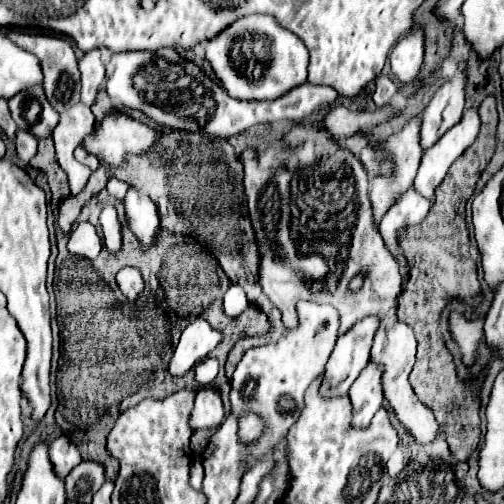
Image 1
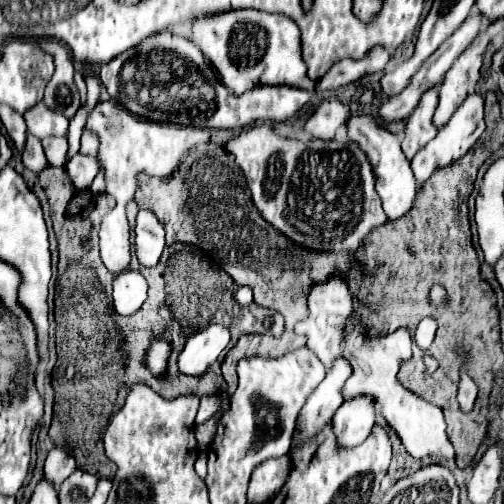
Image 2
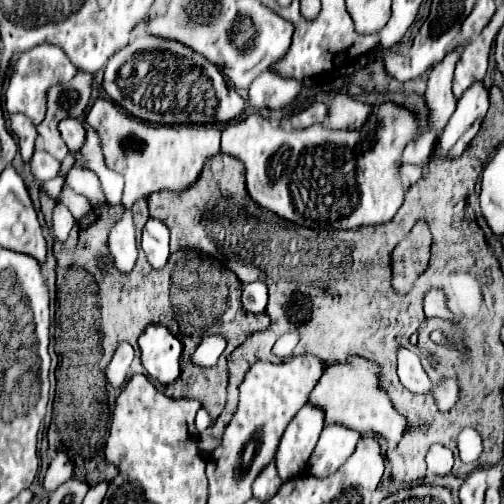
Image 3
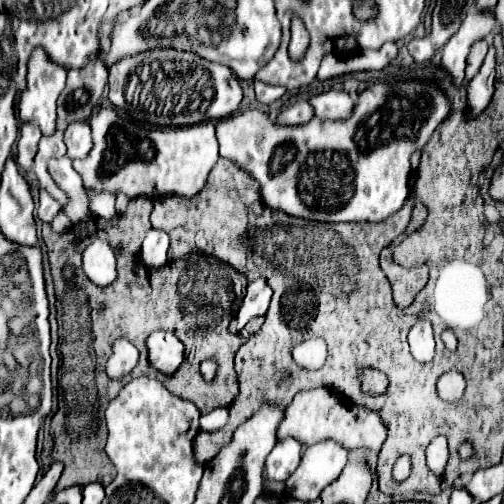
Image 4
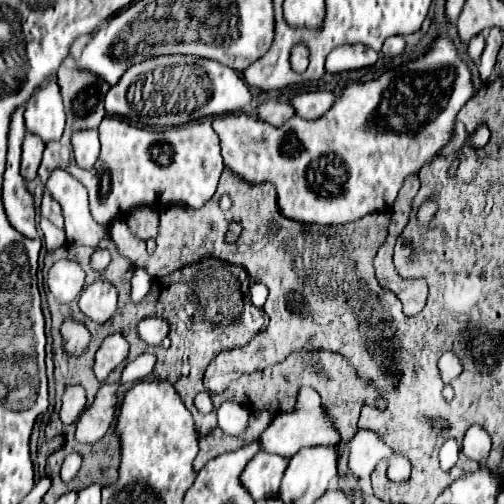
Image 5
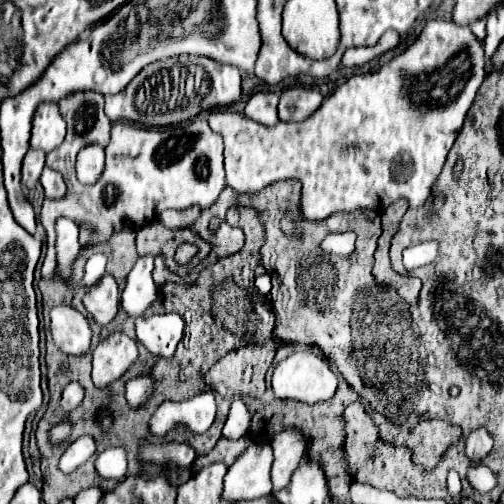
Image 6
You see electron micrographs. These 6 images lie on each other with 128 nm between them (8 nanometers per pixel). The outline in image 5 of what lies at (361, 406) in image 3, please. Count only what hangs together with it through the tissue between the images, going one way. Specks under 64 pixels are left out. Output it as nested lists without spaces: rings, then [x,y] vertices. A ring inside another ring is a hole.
[[[300,388],[298,394],[298,408],[292,414],[278,414],[272,424],[262,432],[260,436],[262,448],[266,452],[274,452],[280,454],[284,458],[292,458],[300,448],[304,446],[338,446],[340,436],[338,432],[332,428],[330,420],[326,418],[322,406],[318,406],[318,392],[314,388]],[[358,430],[356,436],[350,440],[350,460],[348,466],[354,476],[368,478],[372,474],[372,468],[384,460],[392,458],[392,450],[378,440],[374,432]]]

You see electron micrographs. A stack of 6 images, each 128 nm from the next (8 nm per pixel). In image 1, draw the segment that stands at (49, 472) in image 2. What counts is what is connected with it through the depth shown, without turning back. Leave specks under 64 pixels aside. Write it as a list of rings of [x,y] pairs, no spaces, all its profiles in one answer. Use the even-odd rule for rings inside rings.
[[[58,436],[50,444],[48,454],[50,454],[50,460],[52,460],[56,476],[60,476],[60,478],[66,478],[70,474],[70,470],[82,462],[80,452],[70,444],[70,440],[66,436]]]

